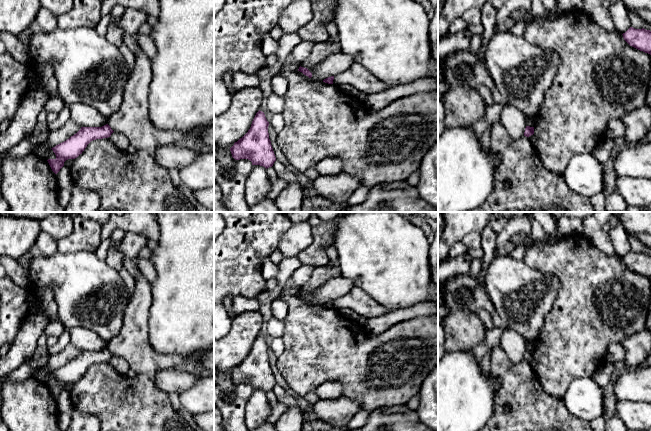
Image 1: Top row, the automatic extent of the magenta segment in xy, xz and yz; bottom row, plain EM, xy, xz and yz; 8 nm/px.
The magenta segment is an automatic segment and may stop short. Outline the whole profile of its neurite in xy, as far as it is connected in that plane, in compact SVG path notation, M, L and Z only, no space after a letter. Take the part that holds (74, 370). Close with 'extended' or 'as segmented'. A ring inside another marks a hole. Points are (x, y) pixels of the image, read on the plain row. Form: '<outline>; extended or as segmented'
M108 348L102 351L81 351L69 363L51 372L56 379L55 383L47 384L52 395L57 398L66 384L77 382L91 365L108 362L113 356Z; as segmented

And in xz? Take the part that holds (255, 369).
M258 335L248 356L230 372L235 384L248 383L252 389L272 391L276 381L269 363L269 346L264 336Z; as segmented

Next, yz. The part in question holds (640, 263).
M630 251L622 258L624 264L632 271L651 279L651 255Z; as segmented

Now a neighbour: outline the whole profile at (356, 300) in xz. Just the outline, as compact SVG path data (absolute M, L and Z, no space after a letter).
M355 286L345 295L335 299L333 308L342 312L350 310L364 318L380 317L392 311L392 309L379 304L361 288Z

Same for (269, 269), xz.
M267 259L262 264L262 276L266 279L273 279L277 277L278 265Z

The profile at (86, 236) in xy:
M75 215L72 233L57 241L58 252L76 253L80 251L95 252L101 243L101 225L92 219Z

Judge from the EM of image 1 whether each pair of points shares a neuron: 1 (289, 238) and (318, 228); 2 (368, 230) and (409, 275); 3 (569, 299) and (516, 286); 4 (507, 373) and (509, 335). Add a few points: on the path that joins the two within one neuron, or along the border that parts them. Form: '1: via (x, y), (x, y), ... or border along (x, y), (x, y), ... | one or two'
1: border along (309, 222), (312, 242), (300, 251) | two
2: via (374, 242), (397, 265) | one
3: border along (550, 274), (558, 279), (559, 290), (545, 317) | two
4: border along (499, 344), (513, 362), (523, 360) | two

